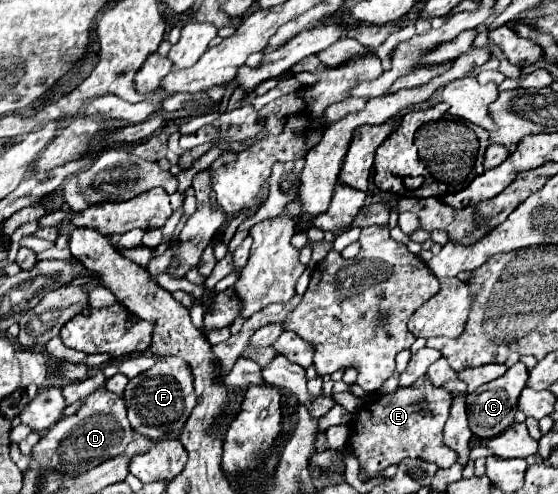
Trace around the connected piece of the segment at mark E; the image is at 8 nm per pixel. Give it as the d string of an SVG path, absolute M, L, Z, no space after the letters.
M421 376L411 386L399 386L393 394L383 394L371 400L365 408L363 424L351 424L349 450L361 464L361 474L375 478L391 464L399 464L403 458L423 458L435 462L439 468L449 468L457 462L455 450L443 442L443 426L449 416L453 396L427 382Z

